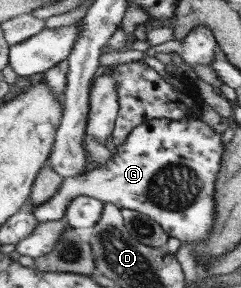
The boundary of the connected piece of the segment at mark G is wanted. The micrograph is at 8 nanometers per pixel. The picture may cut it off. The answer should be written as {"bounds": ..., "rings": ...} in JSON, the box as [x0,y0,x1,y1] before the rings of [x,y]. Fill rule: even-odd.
{"bounds":[35,118,225,246],"rings":[[[156,118],[138,126],[129,135],[123,146],[116,147],[117,152],[105,166],[92,168],[89,173],[81,175],[80,178],[69,177],[55,198],[35,209],[37,220],[43,224],[66,219],[67,210],[73,200],[78,195],[83,195],[117,204],[122,209],[131,208],[131,210],[147,213],[159,221],[159,224],[170,232],[170,236],[194,244],[194,246],[197,246],[197,243],[207,242],[207,239],[212,239],[211,231],[214,230],[215,218],[218,216],[218,200],[216,199],[218,175],[225,154],[222,133],[215,132],[215,128],[211,128],[211,124],[205,122],[203,118],[185,120]]]}

